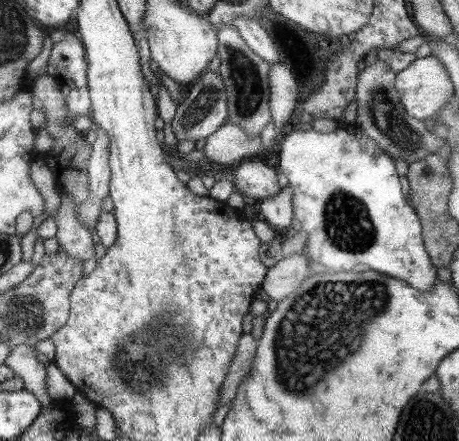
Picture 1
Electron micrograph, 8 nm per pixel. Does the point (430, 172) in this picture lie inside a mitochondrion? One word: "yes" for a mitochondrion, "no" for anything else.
yes

